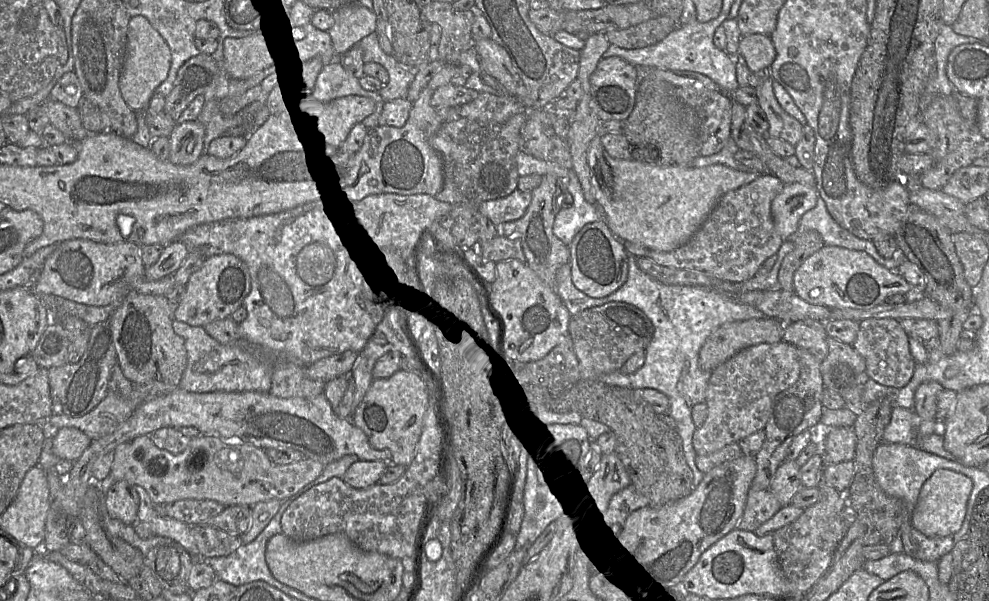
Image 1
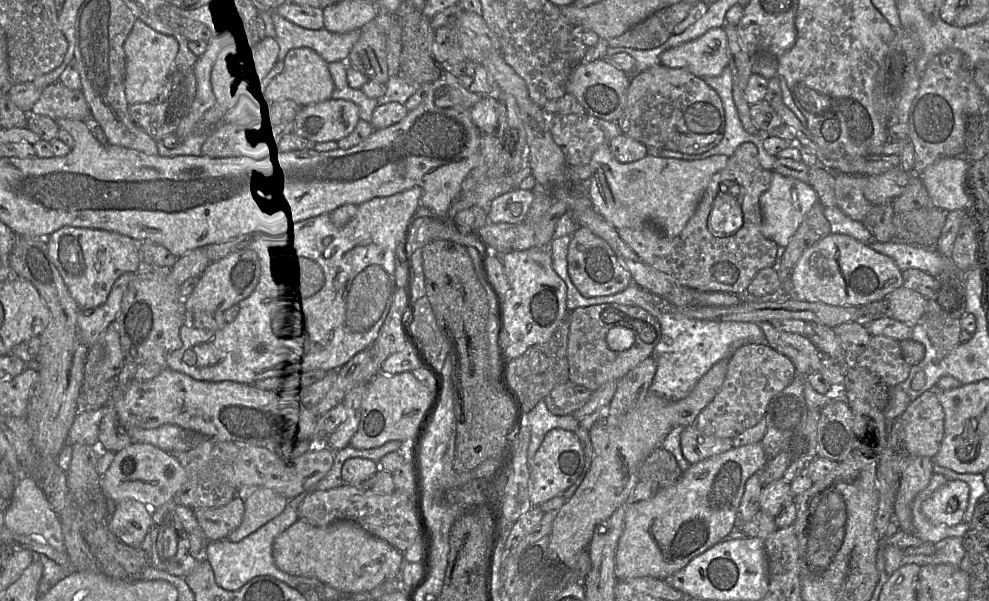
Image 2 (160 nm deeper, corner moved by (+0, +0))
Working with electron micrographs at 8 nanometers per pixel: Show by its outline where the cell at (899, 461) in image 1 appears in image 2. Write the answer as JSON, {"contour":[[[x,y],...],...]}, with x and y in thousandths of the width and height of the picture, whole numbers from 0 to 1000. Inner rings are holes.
{"contour":[[[943,787],[938,809],[925,827],[922,837],[923,889],[935,902],[945,905],[959,894],[974,895],[979,882],[979,872],[974,867],[966,875],[944,872],[938,867],[931,852],[933,834],[954,807],[957,800],[958,797],[953,790]]]}

